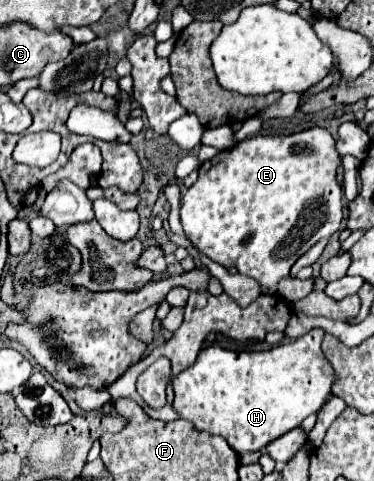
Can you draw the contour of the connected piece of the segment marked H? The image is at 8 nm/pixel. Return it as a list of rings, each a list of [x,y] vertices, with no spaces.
[[[312,328],[304,336],[288,342],[276,344],[272,350],[264,352],[232,352],[220,346],[202,348],[196,362],[172,378],[174,386],[174,410],[182,420],[194,424],[198,432],[208,432],[222,436],[238,452],[258,452],[272,440],[300,426],[302,420],[322,408],[330,398],[330,388],[334,382],[334,370],[320,350],[324,330]]]

